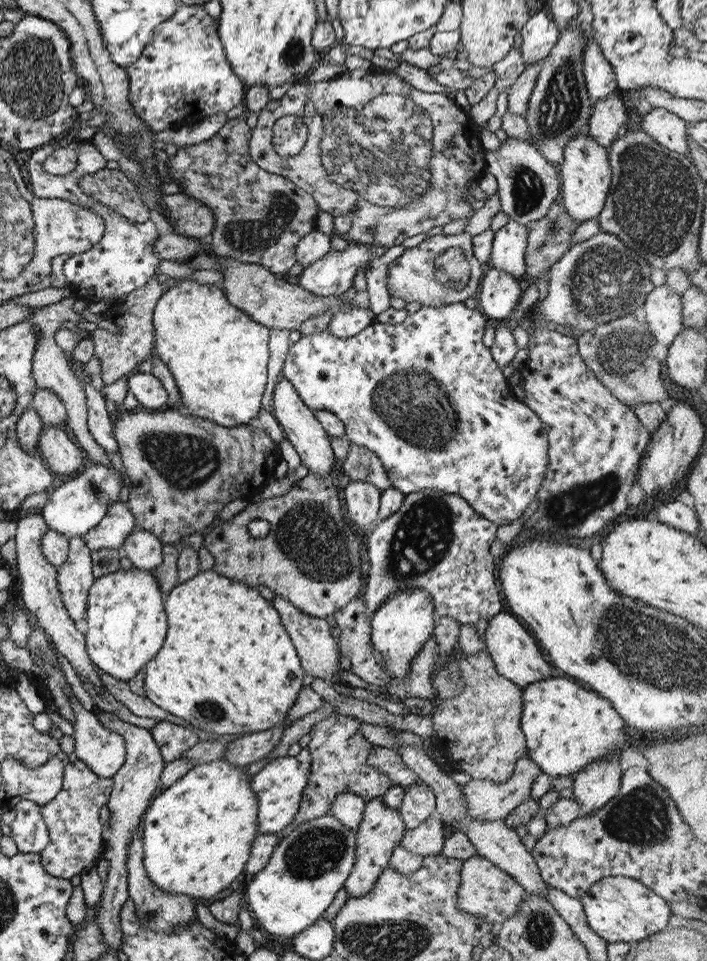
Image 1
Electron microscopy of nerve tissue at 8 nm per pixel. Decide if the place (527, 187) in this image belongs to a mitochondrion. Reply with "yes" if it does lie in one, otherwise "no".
yes

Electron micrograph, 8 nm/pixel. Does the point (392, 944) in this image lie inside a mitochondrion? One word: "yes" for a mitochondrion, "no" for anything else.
yes

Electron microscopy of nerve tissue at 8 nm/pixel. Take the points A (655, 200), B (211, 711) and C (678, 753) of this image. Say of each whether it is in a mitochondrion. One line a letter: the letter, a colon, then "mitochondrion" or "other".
A: mitochondrion
B: mitochondrion
C: mitochondrion

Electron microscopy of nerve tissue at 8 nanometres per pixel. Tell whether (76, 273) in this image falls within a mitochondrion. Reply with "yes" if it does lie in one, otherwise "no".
no

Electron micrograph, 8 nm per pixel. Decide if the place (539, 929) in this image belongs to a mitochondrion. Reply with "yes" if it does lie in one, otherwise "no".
yes

